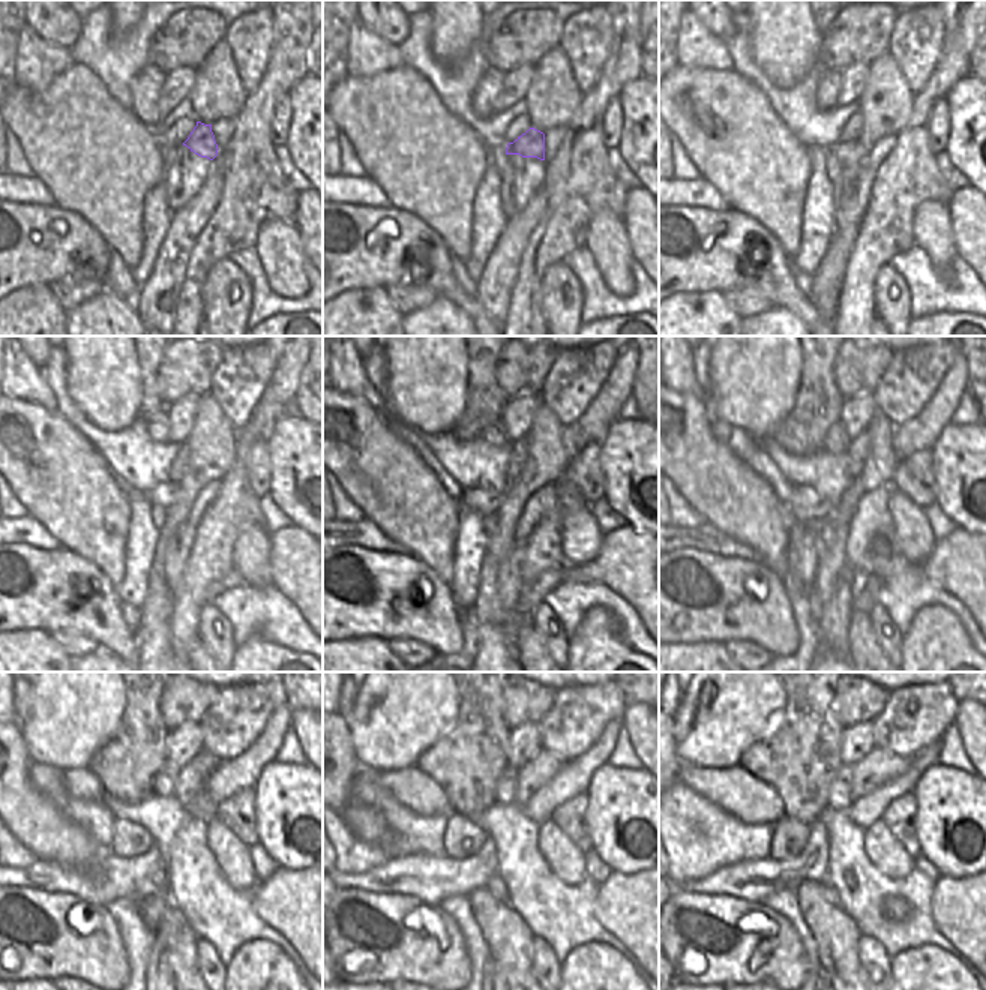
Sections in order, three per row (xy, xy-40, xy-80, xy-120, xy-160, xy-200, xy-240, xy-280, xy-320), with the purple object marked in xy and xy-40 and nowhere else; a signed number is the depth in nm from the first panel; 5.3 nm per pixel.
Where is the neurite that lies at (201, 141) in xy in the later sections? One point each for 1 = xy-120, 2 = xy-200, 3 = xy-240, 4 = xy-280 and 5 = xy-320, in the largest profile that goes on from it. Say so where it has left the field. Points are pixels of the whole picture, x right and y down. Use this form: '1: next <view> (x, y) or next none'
1: next xy-120 (162, 494)
2: next xy-200 (806, 506)
3: next xy-240 (129, 839)
4: next xy-280 (462, 837)
5: next xy-320 (790, 836)

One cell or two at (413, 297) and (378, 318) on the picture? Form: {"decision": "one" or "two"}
{"decision": "two"}

